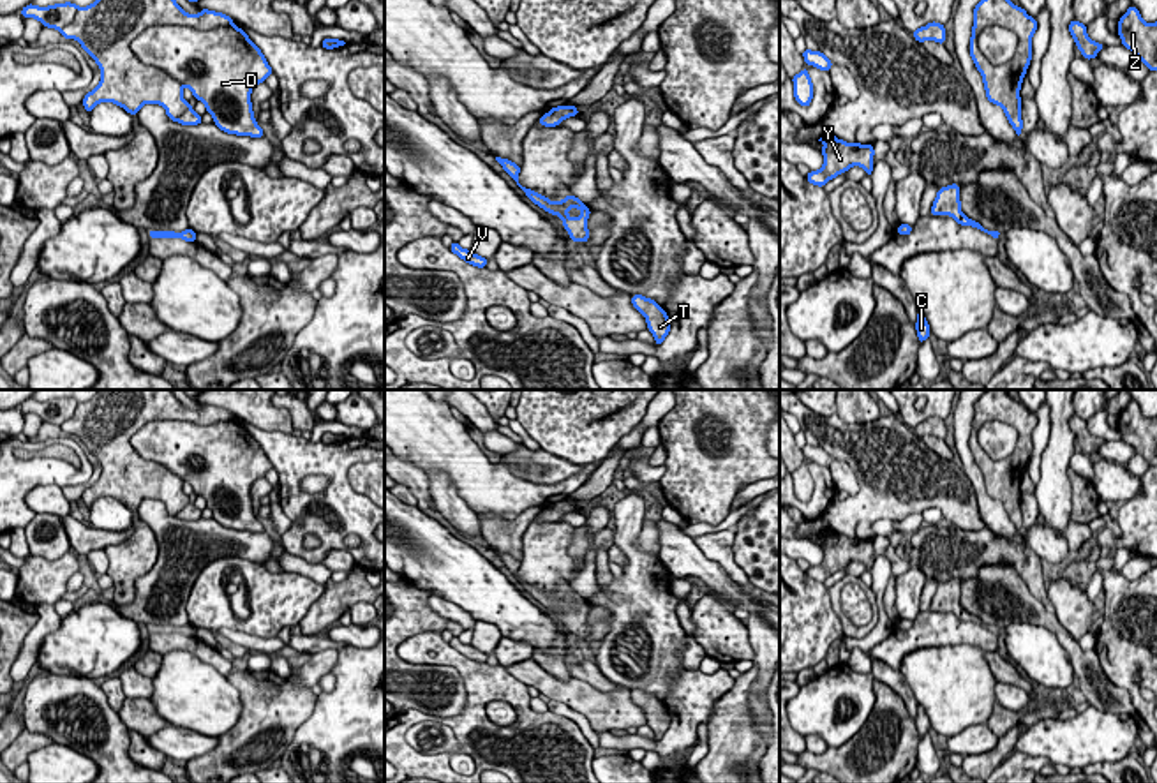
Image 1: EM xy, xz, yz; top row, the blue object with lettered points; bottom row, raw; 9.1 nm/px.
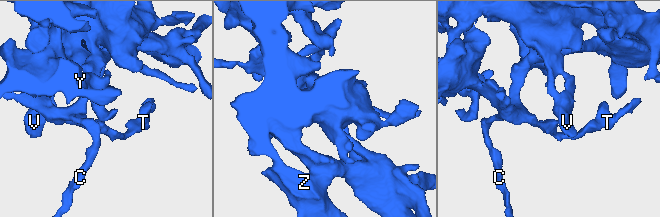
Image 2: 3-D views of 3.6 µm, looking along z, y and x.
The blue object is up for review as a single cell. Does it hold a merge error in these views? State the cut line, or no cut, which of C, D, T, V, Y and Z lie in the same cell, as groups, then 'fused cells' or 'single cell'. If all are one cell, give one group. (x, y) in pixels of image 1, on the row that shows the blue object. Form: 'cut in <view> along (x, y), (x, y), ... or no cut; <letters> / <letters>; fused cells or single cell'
no cut; C D T V Y Z; single cell

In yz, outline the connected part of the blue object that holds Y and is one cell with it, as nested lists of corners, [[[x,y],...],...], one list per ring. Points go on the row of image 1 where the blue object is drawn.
[[[832,132],[824,134],[818,141],[824,143],[820,153],[824,155],[824,166],[818,171],[810,171],[806,180],[817,187],[824,187],[829,180],[859,166],[868,176],[873,173],[873,145],[847,143],[838,139]]]

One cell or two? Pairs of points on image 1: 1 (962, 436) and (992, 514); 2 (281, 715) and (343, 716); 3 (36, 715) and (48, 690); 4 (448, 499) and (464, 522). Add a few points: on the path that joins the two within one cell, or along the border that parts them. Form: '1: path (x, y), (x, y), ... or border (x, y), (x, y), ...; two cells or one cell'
1: path (965, 455), (981, 494); one cell
2: border (318, 697), (313, 713), (298, 727), (286, 750); two cells
3: path (41, 709), (48, 695); one cell
4: path (450, 505), (461, 517); one cell

